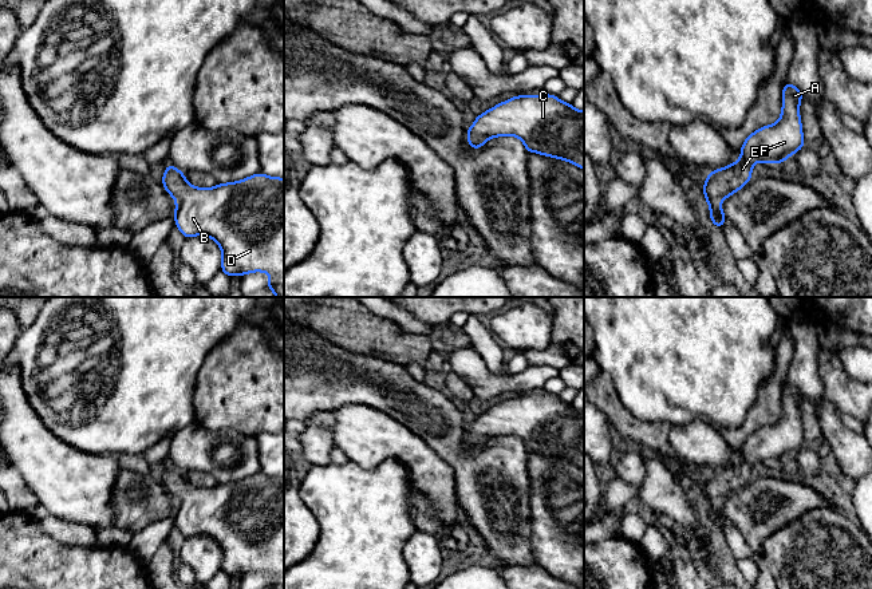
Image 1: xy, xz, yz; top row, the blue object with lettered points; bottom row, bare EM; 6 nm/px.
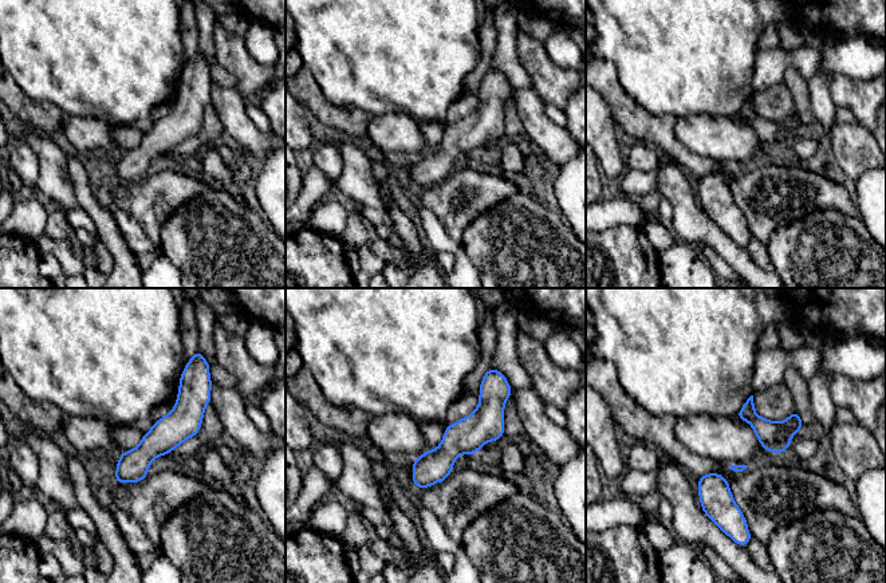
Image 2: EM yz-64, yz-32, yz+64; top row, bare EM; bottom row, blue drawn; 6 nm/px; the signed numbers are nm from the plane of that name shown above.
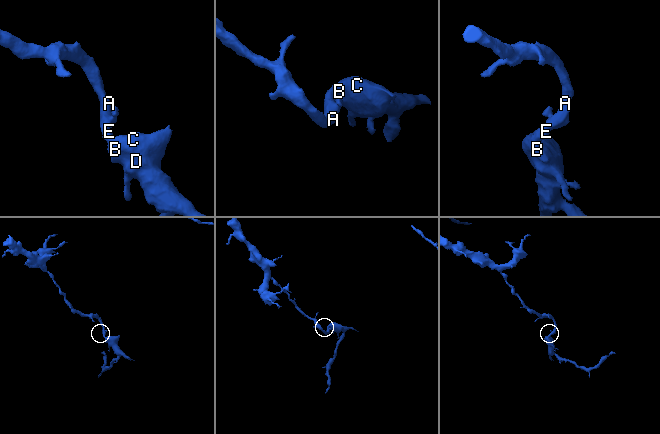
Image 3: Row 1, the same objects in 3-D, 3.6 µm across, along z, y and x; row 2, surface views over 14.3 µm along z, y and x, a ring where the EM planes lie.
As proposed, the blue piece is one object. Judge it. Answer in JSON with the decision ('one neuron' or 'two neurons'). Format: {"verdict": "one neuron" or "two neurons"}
{"verdict": "one neuron"}

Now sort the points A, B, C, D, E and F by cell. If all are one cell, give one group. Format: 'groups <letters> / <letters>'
groups A B C D E F

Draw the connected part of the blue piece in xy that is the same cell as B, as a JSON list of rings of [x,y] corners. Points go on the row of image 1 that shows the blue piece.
[[[166,163],[162,186],[175,199],[173,217],[185,240],[193,236],[210,237],[221,248],[220,270],[228,277],[245,276],[252,272],[269,273],[271,280],[265,286],[271,288],[276,297],[284,297],[284,178],[267,177],[260,171],[237,182],[218,183],[214,187],[202,189],[190,185],[181,170]]]

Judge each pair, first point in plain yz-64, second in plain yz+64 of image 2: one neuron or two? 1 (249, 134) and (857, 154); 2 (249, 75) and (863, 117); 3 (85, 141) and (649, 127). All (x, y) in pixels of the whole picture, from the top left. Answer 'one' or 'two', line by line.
1: one
2: one
3: two

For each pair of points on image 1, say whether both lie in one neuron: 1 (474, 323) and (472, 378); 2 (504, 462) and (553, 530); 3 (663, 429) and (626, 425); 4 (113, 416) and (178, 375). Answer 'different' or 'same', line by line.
1: different
2: different
3: same
4: same

